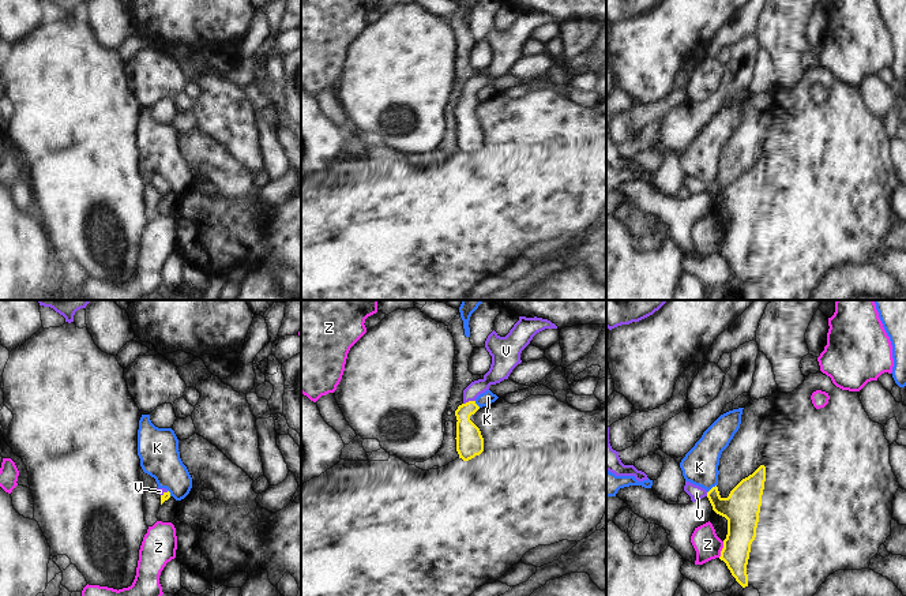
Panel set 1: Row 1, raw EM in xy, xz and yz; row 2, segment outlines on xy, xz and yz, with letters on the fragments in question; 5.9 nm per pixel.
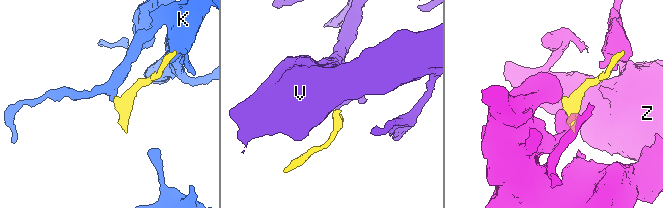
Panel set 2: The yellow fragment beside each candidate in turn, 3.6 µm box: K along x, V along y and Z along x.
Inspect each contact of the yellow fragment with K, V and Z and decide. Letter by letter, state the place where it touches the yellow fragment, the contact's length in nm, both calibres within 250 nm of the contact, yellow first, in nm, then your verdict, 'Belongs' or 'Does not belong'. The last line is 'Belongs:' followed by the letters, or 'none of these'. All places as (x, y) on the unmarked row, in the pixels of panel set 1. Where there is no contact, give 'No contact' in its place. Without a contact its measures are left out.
K: Touches yellow at yz (711, 183). Shared border 80 nm. Thickness 220 nm (yellow) against 220 nm. Does not belong
V: Touches yellow at xz (469, 96). Shared border 80 nm. Thickness 160 nm (yellow) against 120 nm. Belongs
Z: Touches yellow at yz (722, 244). Shared border 100 nm. Thickness 190 nm (yellow) against 160 nm. Does not belong
Belongs: V.

